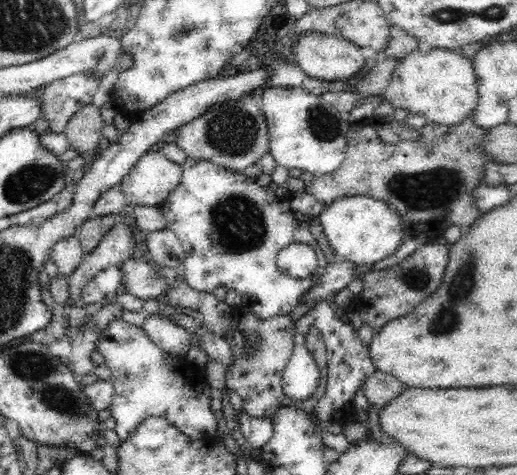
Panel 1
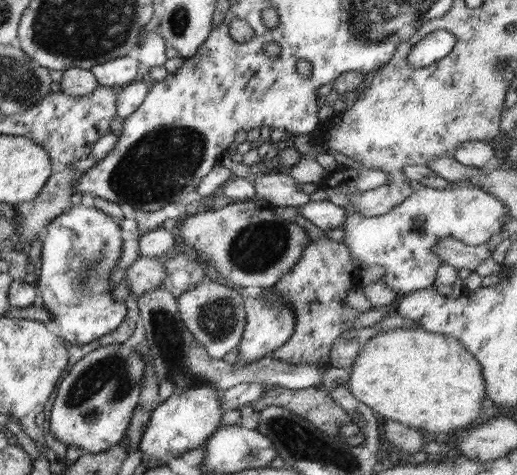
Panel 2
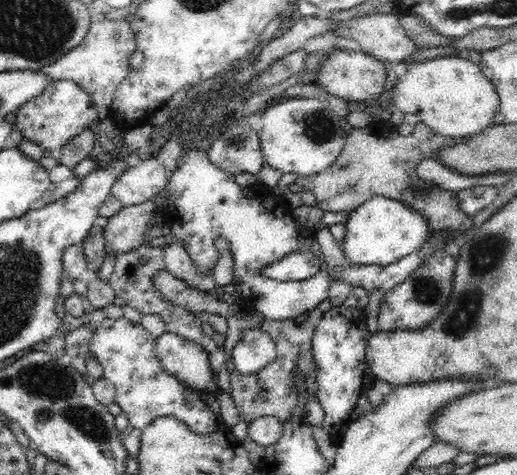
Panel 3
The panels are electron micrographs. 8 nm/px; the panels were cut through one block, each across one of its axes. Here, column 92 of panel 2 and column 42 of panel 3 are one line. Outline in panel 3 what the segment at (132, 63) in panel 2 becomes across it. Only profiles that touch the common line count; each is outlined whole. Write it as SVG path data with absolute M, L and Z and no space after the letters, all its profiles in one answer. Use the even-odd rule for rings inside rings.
M124 19L104 20L104 22L92 23L84 40L68 51L55 63L39 68L37 71L45 74L52 81L72 80L79 84L86 92L90 93L91 99L97 108L99 120L110 116L110 107L117 86L125 79L132 70L128 60L135 51L135 34L129 27L129 21Z

